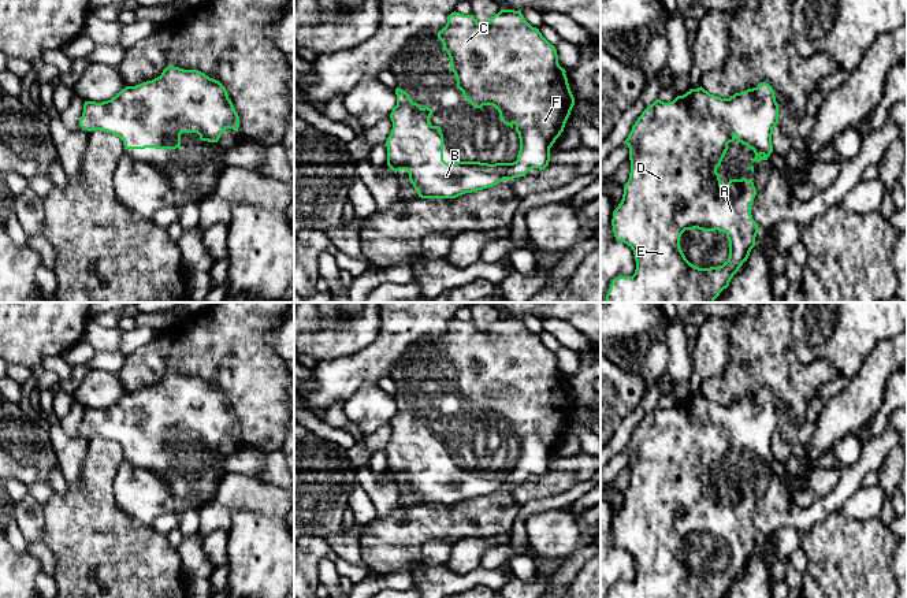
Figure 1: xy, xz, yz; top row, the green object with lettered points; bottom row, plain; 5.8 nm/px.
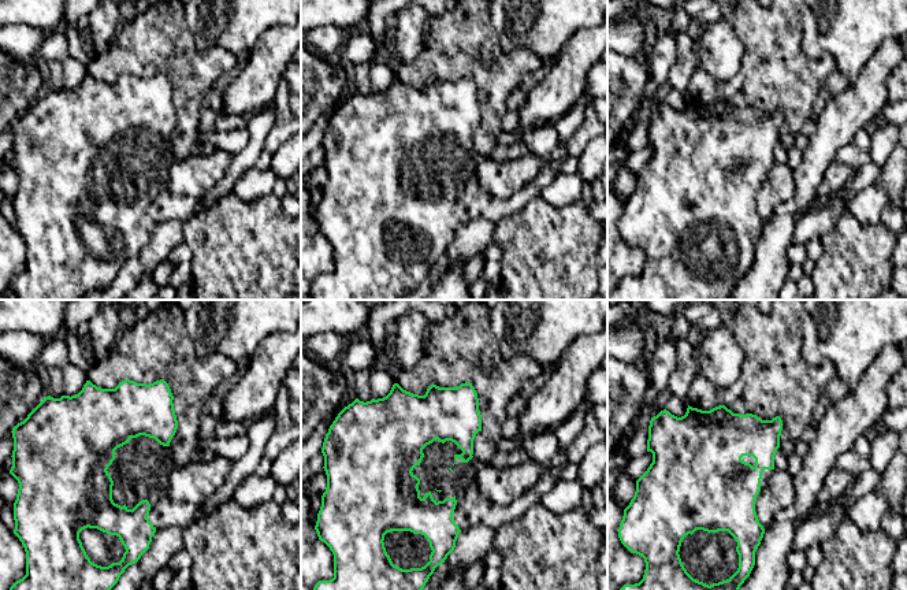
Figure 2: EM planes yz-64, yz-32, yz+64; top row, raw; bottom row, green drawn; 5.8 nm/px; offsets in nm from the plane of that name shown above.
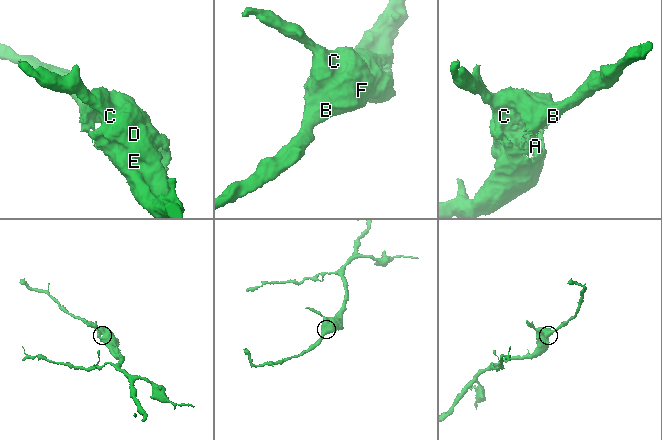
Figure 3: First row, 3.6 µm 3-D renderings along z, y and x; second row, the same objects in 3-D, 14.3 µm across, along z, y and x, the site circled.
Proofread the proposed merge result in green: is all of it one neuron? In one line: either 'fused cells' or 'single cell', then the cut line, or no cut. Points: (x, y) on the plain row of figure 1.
single cell; cut none

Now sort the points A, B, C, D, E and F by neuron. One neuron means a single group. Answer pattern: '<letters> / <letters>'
A B C D E F

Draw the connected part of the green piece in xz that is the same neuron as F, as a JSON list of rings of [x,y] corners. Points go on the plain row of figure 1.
[[[501,316],[487,330],[479,330],[473,322],[451,319],[446,333],[438,338],[443,357],[450,364],[450,374],[457,385],[457,394],[475,415],[492,412],[499,426],[514,434],[520,445],[520,457],[513,469],[480,469],[443,467],[443,441],[432,432],[432,416],[413,409],[409,401],[397,394],[397,412],[390,420],[391,439],[386,447],[387,472],[397,480],[406,476],[409,487],[421,505],[456,505],[492,494],[503,486],[525,483],[532,475],[544,476],[550,468],[550,454],[564,438],[575,412],[566,378],[558,369],[558,361],[539,338],[514,316]]]

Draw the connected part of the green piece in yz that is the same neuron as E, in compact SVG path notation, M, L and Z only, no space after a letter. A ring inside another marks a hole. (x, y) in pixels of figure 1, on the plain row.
M761 389L757 394L747 395L740 400L735 400L729 405L721 405L718 402L710 401L707 397L705 397L700 393L698 395L689 395L685 401L677 402L670 409L663 409L657 405L651 412L648 412L637 424L637 427L632 432L632 437L628 445L625 446L625 450L629 454L631 479L629 479L629 486L624 493L622 506L618 510L618 513L614 516L613 525L612 525L612 532L613 532L613 539L616 546L627 550L633 557L635 567L636 567L636 576L632 583L616 584L612 588L609 598L722 598L724 595L726 595L733 582L739 577L743 569L747 568L751 556L755 553L755 543L759 538L759 534L752 525L751 512L757 502L757 495L754 493L752 486L746 486L746 484L729 486L728 491L722 493L717 475L721 472L721 468L728 457L728 450L733 449L735 446L737 446L741 452L747 452L750 456L754 457L755 464L754 465L751 464L750 467L752 468L767 467L767 464L773 458L772 441L777 430L778 430L778 411L776 408L773 394L766 389ZM694 535L698 535L702 538L718 536L726 541L726 545L729 547L729 564L722 572L699 575L691 571L685 565L680 554L680 543L685 536L694 536Z

